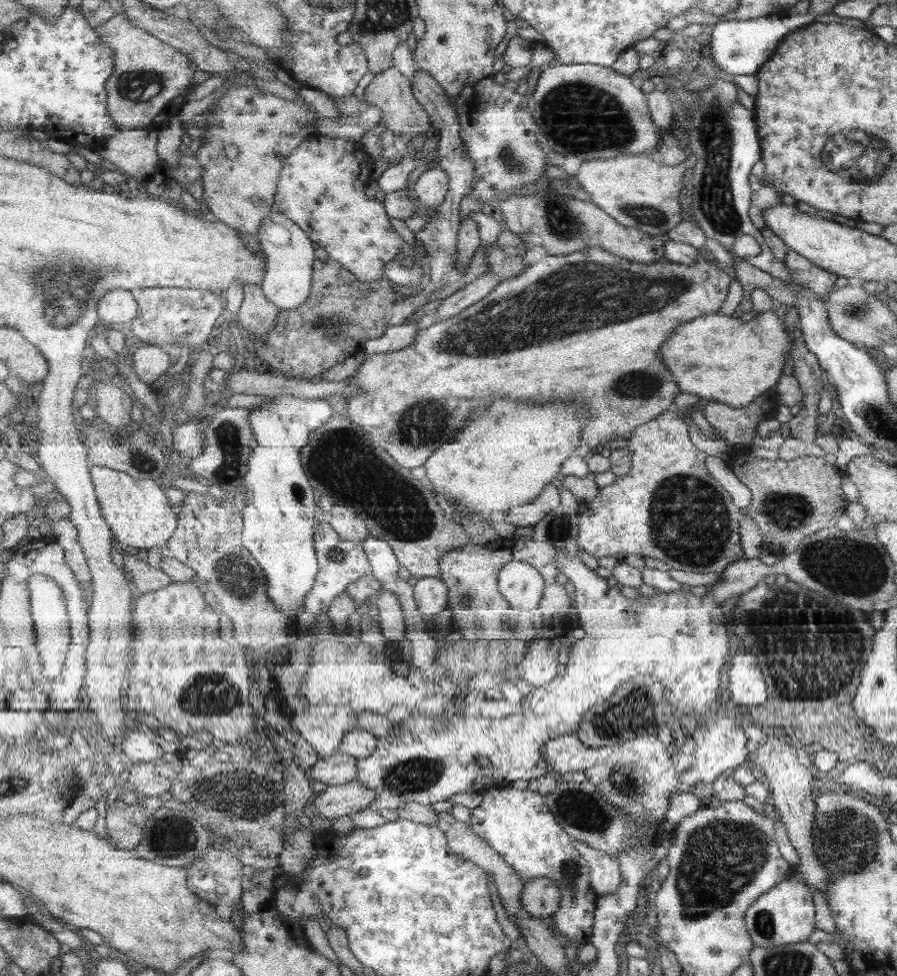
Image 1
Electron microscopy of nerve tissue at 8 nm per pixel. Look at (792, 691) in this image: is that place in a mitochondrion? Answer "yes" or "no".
yes

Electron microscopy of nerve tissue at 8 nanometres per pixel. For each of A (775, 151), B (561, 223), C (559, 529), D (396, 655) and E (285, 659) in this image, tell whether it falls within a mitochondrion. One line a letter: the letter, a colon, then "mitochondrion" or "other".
A: other
B: mitochondrion
C: mitochondrion
D: other
E: other

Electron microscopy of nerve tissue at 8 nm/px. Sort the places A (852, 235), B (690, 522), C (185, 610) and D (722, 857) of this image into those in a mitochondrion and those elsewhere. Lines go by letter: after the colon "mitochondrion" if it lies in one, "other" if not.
A: other
B: mitochondrion
C: other
D: mitochondrion

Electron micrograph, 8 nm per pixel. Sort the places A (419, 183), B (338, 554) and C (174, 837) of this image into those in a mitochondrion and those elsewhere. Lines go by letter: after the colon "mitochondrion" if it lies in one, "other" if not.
A: other
B: mitochondrion
C: mitochondrion

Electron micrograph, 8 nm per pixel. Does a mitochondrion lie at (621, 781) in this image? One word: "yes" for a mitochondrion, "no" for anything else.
yes

